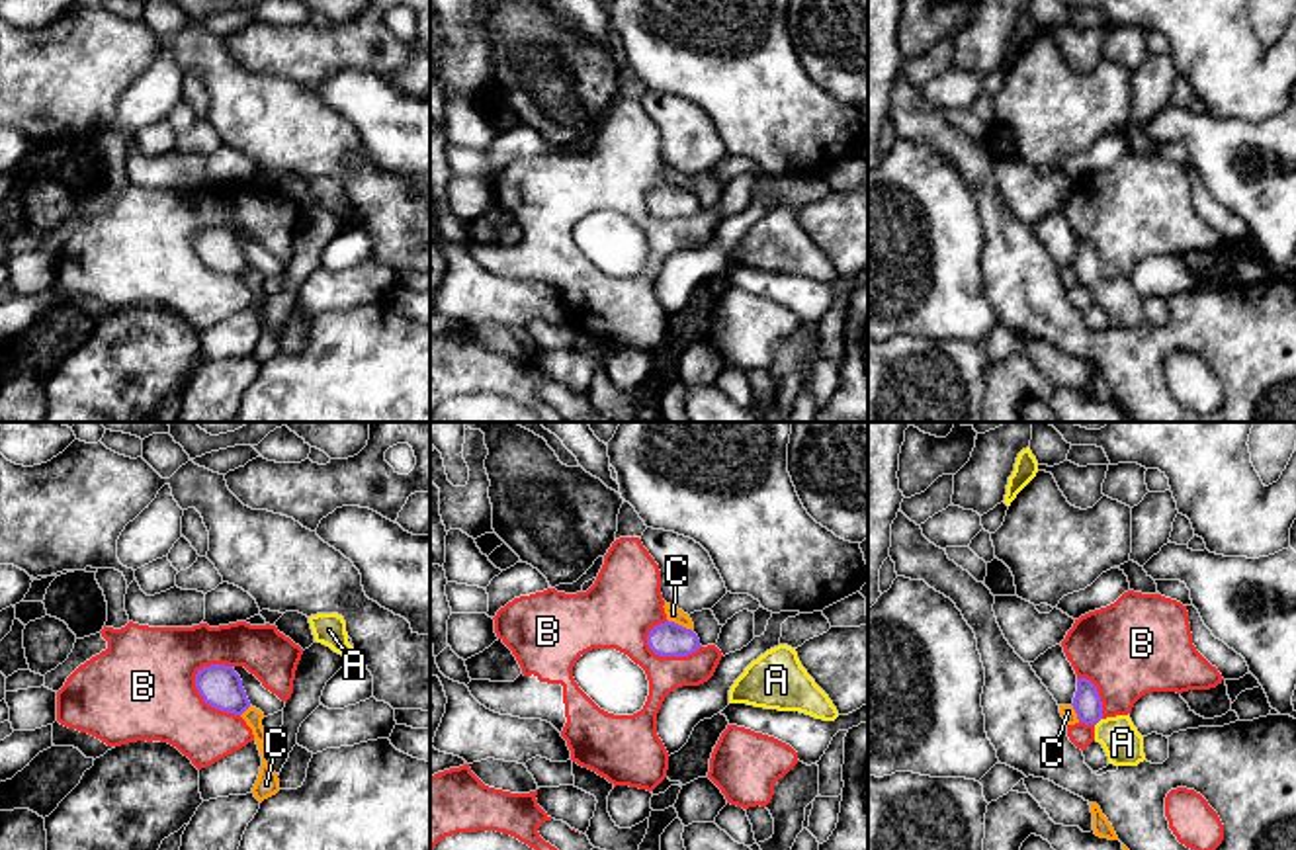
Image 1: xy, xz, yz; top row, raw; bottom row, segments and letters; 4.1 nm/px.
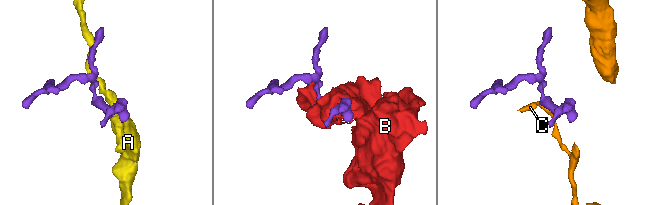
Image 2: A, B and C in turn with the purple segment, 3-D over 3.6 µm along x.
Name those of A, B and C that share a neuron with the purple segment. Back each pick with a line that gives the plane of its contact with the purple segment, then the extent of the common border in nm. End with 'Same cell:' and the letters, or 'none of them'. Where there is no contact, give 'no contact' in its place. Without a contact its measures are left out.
A: meets purple in yz; contact 50 nm long
Same cell: A

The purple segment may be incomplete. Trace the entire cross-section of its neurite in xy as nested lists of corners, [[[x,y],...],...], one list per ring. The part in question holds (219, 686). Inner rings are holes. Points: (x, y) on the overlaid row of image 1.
[[[203,666],[195,674],[195,688],[203,701],[219,711],[242,715],[250,707],[242,680],[233,666]]]

